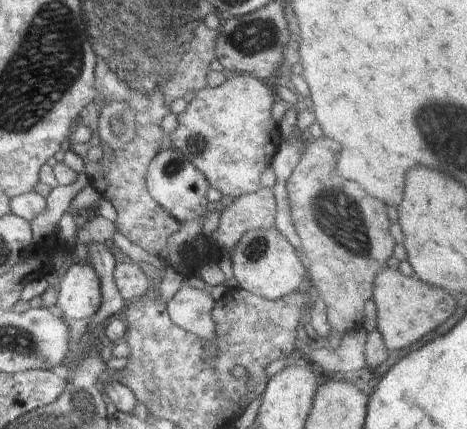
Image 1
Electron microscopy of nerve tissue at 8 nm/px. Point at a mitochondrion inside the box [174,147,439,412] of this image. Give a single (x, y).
(338, 213)

